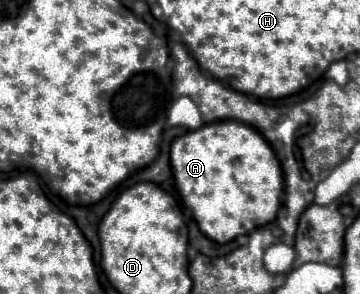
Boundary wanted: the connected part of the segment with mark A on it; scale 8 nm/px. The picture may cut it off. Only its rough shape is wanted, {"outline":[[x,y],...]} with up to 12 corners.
{"outline":[[251,125],[171,143],[183,203],[209,239],[273,223],[283,171]]}

